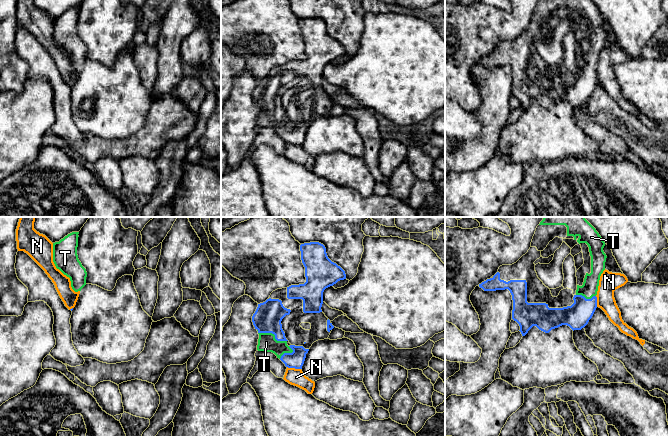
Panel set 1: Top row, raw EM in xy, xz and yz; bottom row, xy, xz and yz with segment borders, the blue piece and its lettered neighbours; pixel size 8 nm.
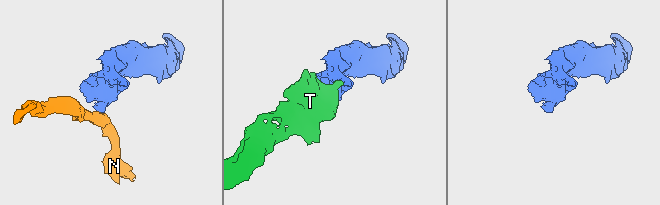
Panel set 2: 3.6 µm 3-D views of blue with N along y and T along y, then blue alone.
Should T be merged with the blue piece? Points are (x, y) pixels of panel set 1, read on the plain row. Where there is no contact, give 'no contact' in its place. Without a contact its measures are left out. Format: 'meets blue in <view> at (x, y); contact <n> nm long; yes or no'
meets blue in xz at (273, 109); contact 240 nm long; yes

